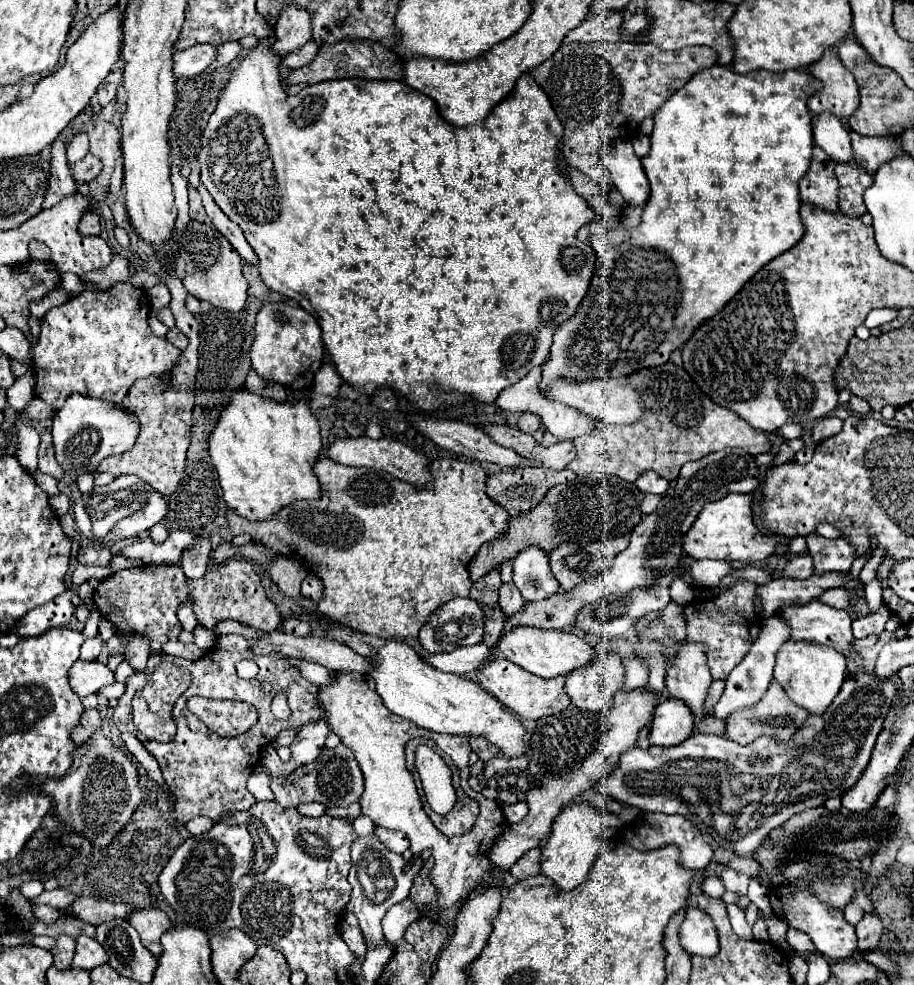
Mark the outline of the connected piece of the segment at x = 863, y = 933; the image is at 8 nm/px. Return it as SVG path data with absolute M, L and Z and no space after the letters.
M865 913L861 923L855 929L857 929L861 951L869 951L869 949L879 947L879 941L881 941L881 935L883 935L883 923L875 913Z

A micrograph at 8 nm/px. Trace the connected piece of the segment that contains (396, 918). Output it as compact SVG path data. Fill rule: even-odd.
M405 899L387 911L387 915L381 921L381 927L383 927L385 939L391 943L391 947L395 947L395 943L399 943L399 939L403 939L403 931L411 923L415 923L415 919L419 919L419 917L421 917L421 913L411 899Z

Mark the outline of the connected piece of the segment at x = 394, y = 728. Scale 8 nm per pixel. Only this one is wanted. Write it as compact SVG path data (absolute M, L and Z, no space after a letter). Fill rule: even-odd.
M341 671L335 675L333 683L319 689L319 703L325 711L325 717L329 721L329 727L333 733L337 733L347 745L363 775L365 775L365 791L359 799L361 813L367 815L377 827L403 831L411 843L411 853L419 855L423 851L429 851L433 857L433 867L429 871L429 879L437 891L437 901L433 911L447 915L451 911L461 911L465 901L471 899L471 895L485 889L487 883L495 881L493 875L493 863L487 859L487 851L493 849L493 845L499 841L499 837L505 831L507 819L503 819L503 811L495 799L485 799L481 793L475 793L467 779L469 779L469 743L465 735L439 735L435 731L427 731L423 727L417 727L415 723L391 713L381 697L375 693L375 683L371 677L361 675L357 671ZM413 737L429 737L433 739L439 749L445 749L445 753L455 761L457 769L461 769L461 787L467 791L469 797L473 797L481 813L477 817L477 823L473 829L465 835L447 839L429 819L429 815L423 811L419 793L413 785L413 775L409 769L405 769L405 741Z

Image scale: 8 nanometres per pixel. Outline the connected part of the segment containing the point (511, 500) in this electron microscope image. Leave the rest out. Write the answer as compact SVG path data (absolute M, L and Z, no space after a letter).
M539 465L511 467L489 475L485 491L487 497L509 511L509 515L521 515L535 507L549 487L559 483L567 483L567 469L555 471Z

